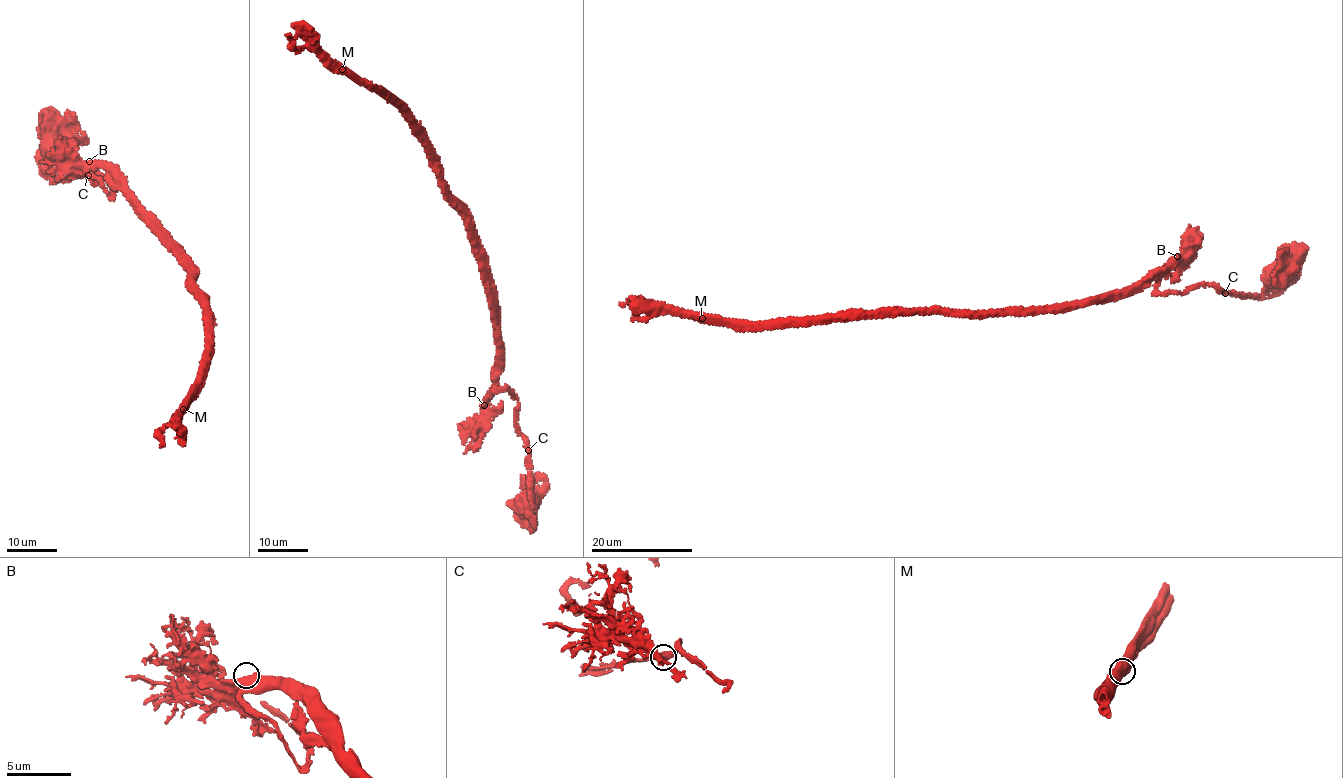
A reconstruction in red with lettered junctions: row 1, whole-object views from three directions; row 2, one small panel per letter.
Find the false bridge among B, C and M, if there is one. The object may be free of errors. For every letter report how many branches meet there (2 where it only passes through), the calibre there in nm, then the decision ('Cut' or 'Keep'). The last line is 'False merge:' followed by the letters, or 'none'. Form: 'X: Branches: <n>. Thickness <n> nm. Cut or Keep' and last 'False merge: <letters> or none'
B: Branches: 3. Thickness 420 nm. Keep
C: Branches: 2. Thickness 400 nm. Keep
M: Branches: 1. Thickness 1050 nm. Cut
False merge: M

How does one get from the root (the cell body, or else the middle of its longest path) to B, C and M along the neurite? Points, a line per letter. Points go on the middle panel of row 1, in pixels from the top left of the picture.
B: (530, 504), (533, 513), (528, 509), (529, 449), (516, 423), (518, 399), (507, 389), (497, 390), (484, 405)
C: (530, 504), (533, 513), (528, 509), (532, 498), (528, 449)
M: (530, 504), (518, 399), (499, 390), (483, 403), (495, 299), (473, 218), (424, 130), (342, 69)

